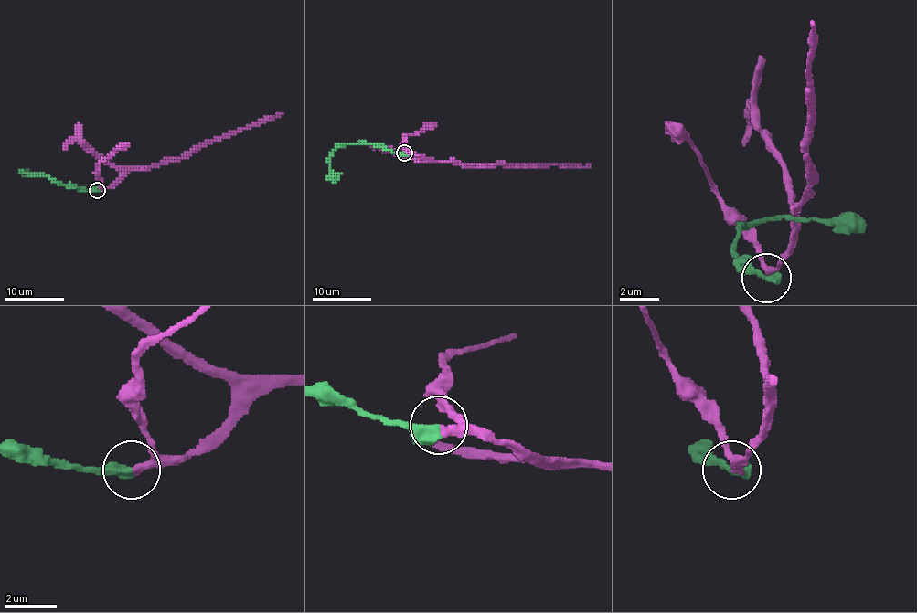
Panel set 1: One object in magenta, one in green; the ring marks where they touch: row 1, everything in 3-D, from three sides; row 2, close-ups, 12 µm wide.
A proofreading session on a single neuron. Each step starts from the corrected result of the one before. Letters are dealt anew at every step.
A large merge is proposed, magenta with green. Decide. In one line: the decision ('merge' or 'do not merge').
merge

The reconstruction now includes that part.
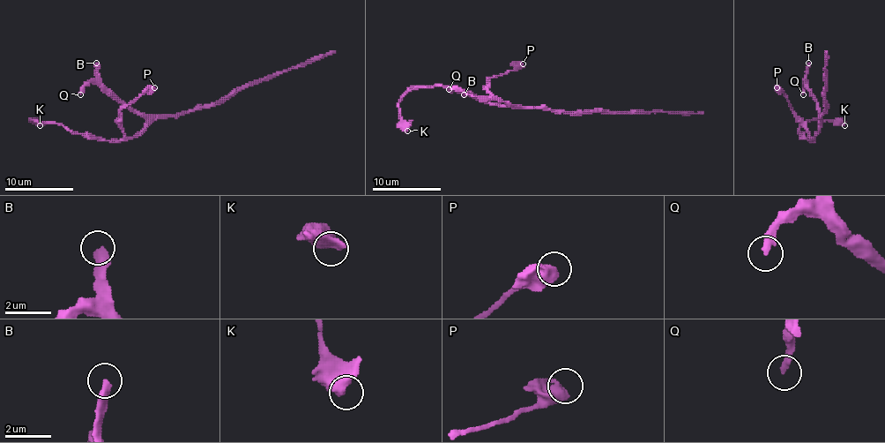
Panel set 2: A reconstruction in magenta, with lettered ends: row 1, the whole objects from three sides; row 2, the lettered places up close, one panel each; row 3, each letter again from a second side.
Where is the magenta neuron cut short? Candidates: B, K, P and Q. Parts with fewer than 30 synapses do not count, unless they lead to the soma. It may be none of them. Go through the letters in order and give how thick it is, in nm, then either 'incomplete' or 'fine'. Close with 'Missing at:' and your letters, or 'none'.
B: 400 nm thick; fine
K: 650 nm thick; fine
P: 650 nm thick; fine
Q: 280 nm thick; incomplete
Missing at: Q

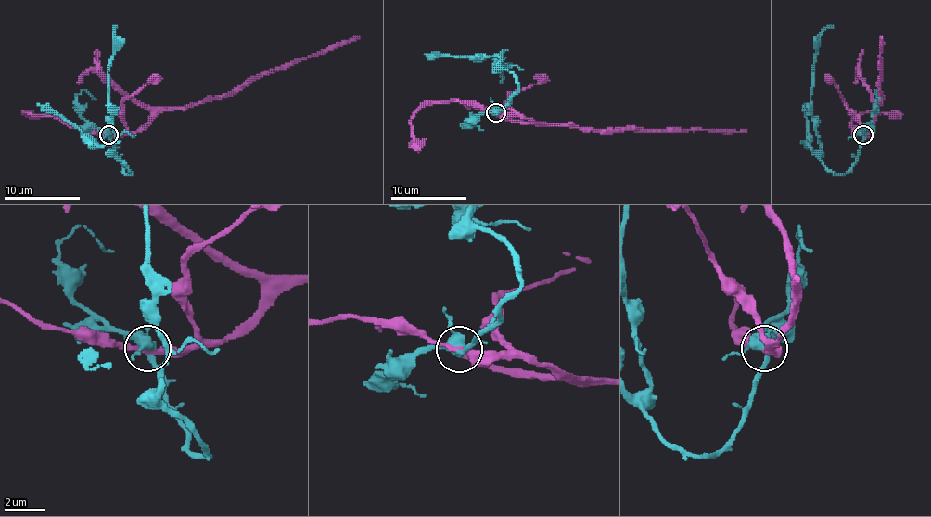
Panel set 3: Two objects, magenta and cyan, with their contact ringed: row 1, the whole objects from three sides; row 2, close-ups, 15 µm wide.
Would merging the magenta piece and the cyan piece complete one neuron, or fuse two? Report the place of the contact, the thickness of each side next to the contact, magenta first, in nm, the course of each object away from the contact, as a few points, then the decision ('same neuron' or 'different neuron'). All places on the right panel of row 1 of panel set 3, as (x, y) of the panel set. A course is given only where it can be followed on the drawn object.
place (863, 135); calibres 240 and 380 nm; course magenta (863, 135), (873, 124), (880, 105), (880, 37); course cyan (863, 135), (854, 163), (844, 174), (833, 174), (820, 158), (810, 105), (812, 67), (816, 41), (833, 25); different neuron

